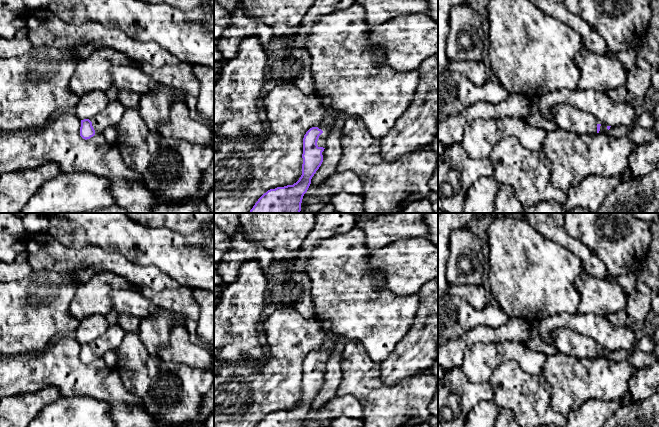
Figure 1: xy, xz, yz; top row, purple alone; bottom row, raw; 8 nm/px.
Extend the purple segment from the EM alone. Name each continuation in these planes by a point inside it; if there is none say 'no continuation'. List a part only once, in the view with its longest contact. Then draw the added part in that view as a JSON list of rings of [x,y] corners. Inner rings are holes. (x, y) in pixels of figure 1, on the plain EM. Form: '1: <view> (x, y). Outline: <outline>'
1: xz (328, 345). Outline: [[[332,332],[327,333],[322,344],[322,347],[317,350],[319,353],[323,355],[323,357],[319,360],[317,365],[318,371],[326,371],[327,362],[330,359],[333,349],[335,348],[335,335],[336,334],[333,334]]]

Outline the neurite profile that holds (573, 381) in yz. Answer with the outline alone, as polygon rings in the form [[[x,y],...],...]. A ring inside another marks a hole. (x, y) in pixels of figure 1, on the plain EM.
[[[557,351],[546,357],[541,376],[550,385],[552,409],[568,418],[572,410],[579,409],[588,399],[620,401],[628,391],[628,381],[635,371],[627,360],[614,361],[603,357],[579,359]]]

